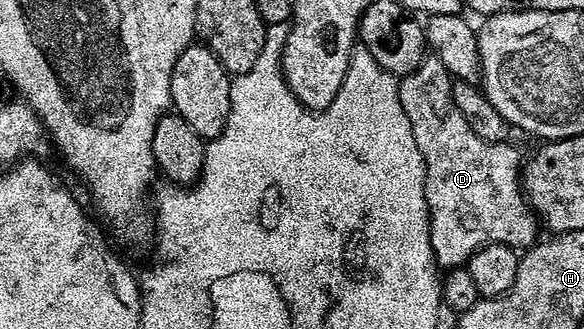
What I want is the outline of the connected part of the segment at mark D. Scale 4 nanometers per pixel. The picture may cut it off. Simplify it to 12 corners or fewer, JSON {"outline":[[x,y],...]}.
{"outline":[[442,62],[398,95],[426,165],[430,243],[458,268],[535,245],[523,162],[454,107]]}

